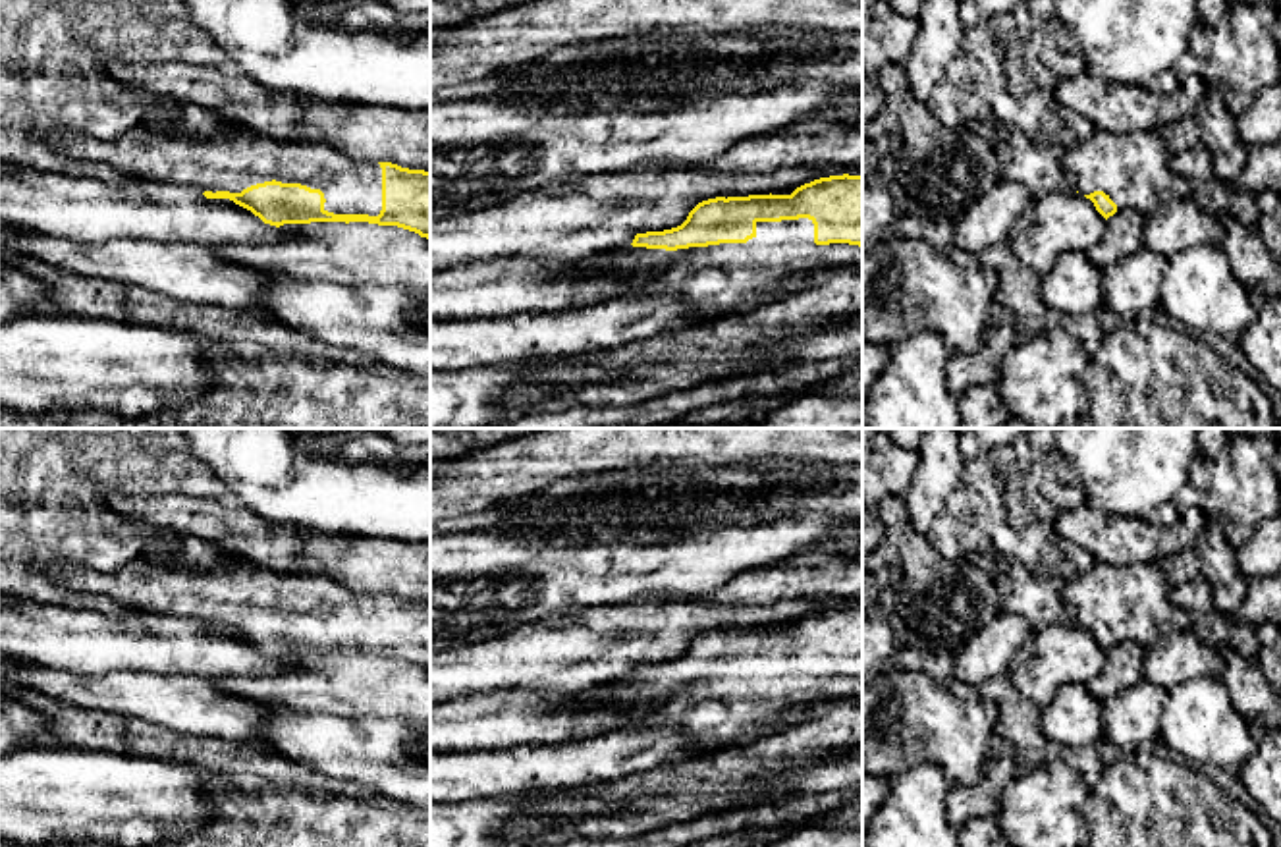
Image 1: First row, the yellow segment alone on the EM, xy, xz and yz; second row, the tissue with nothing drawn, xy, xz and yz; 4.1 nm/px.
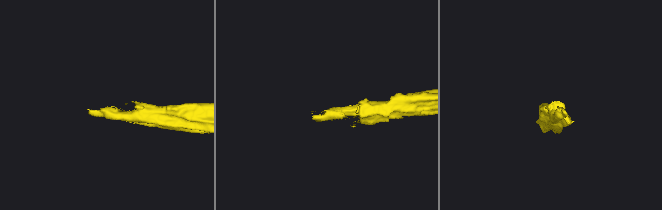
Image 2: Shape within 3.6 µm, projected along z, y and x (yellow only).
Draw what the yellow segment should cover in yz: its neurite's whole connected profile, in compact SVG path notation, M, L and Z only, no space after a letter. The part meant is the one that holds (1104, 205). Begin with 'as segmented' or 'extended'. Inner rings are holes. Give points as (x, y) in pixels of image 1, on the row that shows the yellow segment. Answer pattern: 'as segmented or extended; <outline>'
extended; M1094 129L1088 139L1065 149L1063 170L1075 178L1077 191L1090 199L1107 220L1117 210L1152 214L1171 199L1192 199L1192 185L1169 166L1173 152L1158 131L1111 133Z

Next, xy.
extended; M135 129L114 141L73 133L41 137L73 158L108 164L125 176L195 187L206 199L230 199L276 228L311 222L368 222L397 226L430 239L430 172L392 162L353 160L324 143L278 141L247 129L208 137Z

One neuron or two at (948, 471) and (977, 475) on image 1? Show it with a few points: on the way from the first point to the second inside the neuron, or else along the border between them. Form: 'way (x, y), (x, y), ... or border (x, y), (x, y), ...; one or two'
border (967, 460), (961, 483), (940, 514); two

